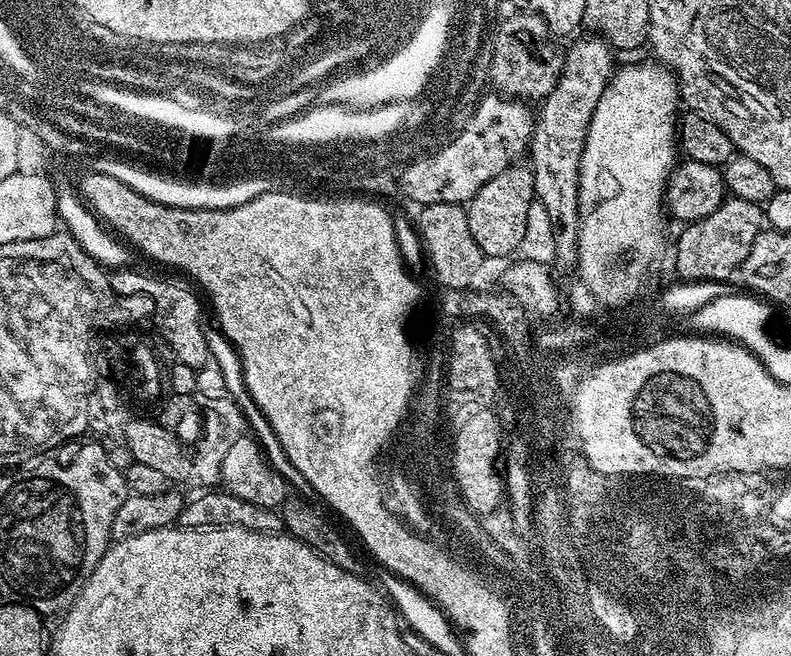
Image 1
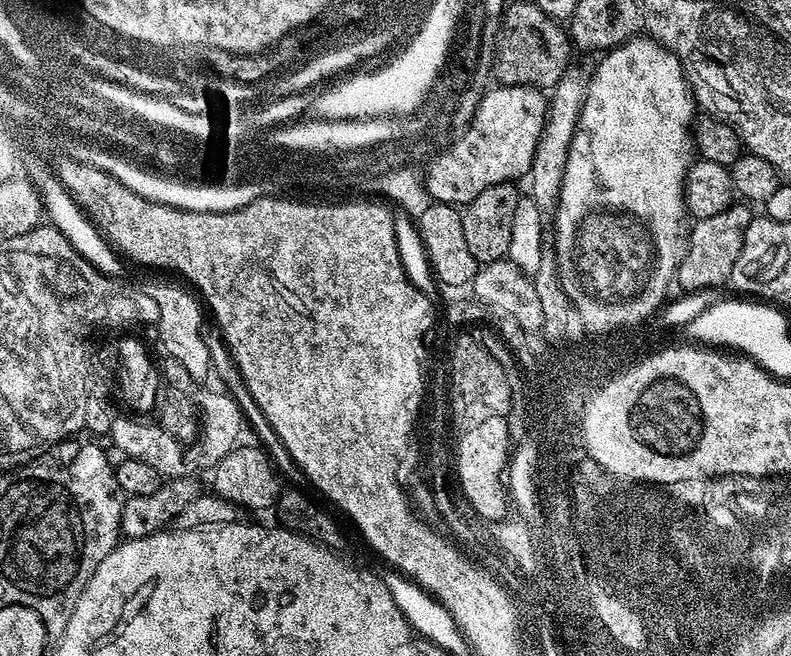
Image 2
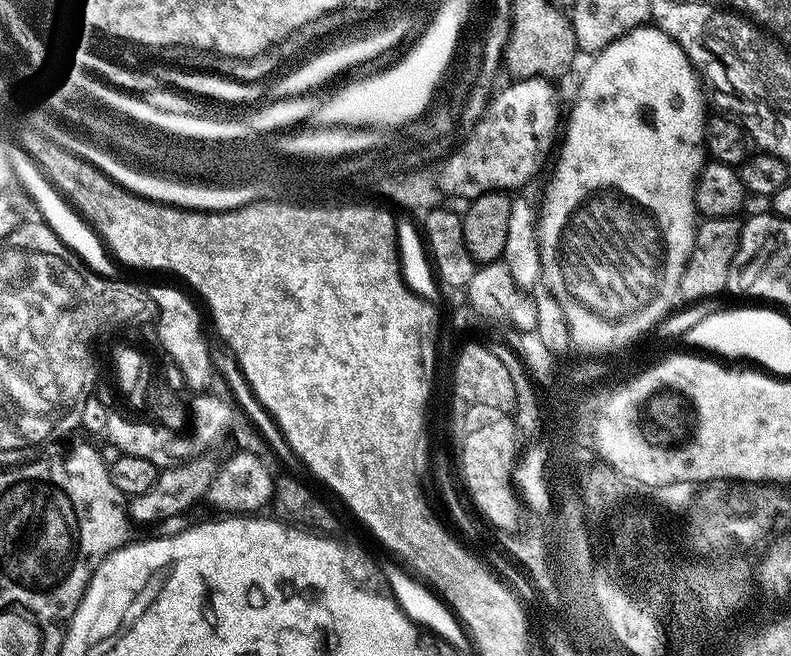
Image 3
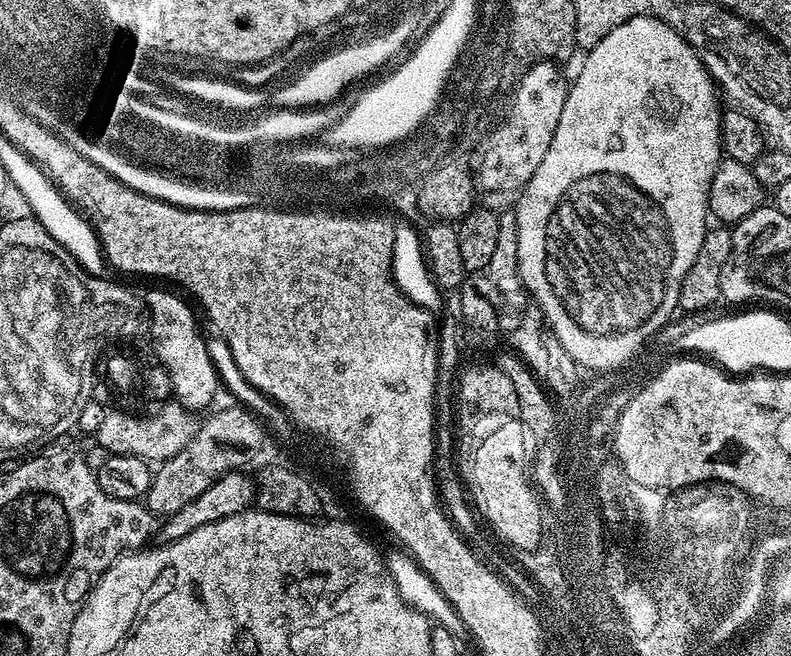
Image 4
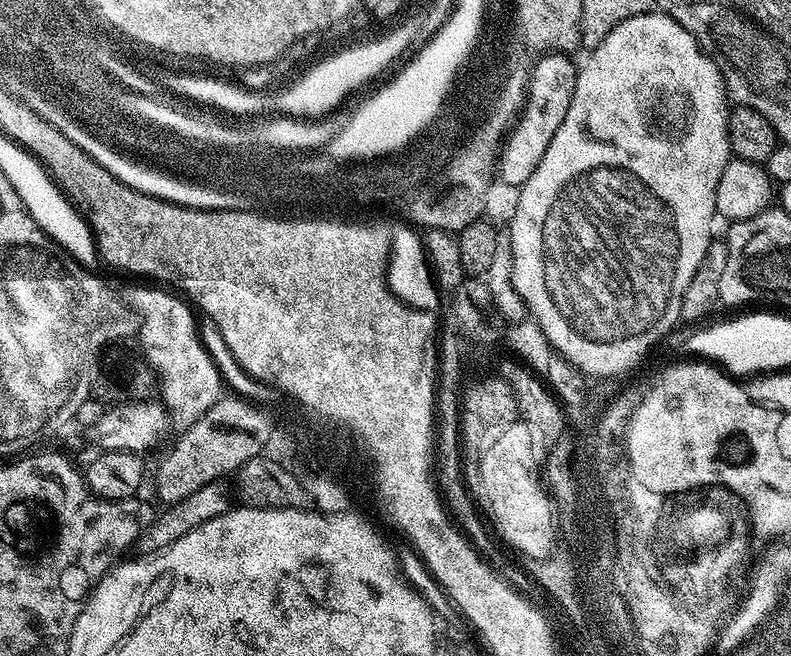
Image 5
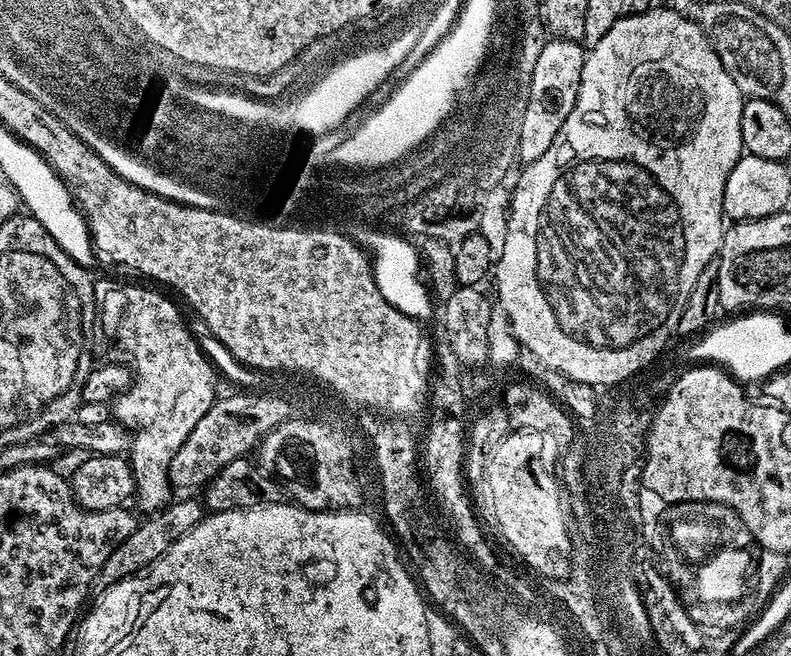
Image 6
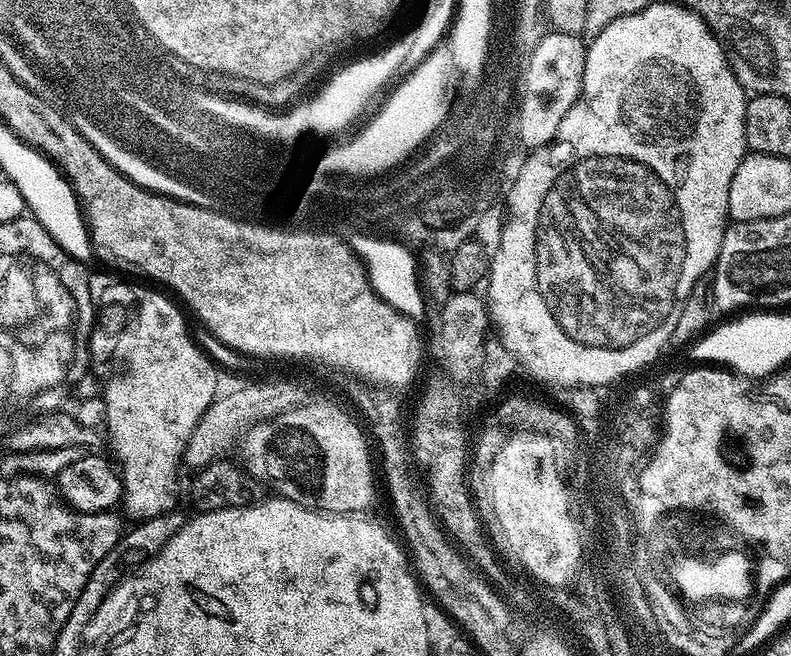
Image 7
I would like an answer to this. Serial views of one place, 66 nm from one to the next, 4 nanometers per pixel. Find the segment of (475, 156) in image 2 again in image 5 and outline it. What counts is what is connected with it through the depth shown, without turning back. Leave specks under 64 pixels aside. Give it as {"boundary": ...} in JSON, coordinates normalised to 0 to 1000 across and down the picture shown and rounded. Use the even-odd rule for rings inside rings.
{"boundary":[[[698,79],[697,95],[680,99],[675,145],[670,148],[668,165],[659,171],[657,201],[647,207],[649,221],[645,230],[637,232],[637,256],[631,273],[649,284],[660,284],[671,264],[685,247],[685,235],[690,235],[690,223],[705,204],[705,192],[710,192],[710,180],[716,180],[716,168],[721,168],[721,155],[728,136],[729,99],[723,99],[724,87],[710,79]]]}

